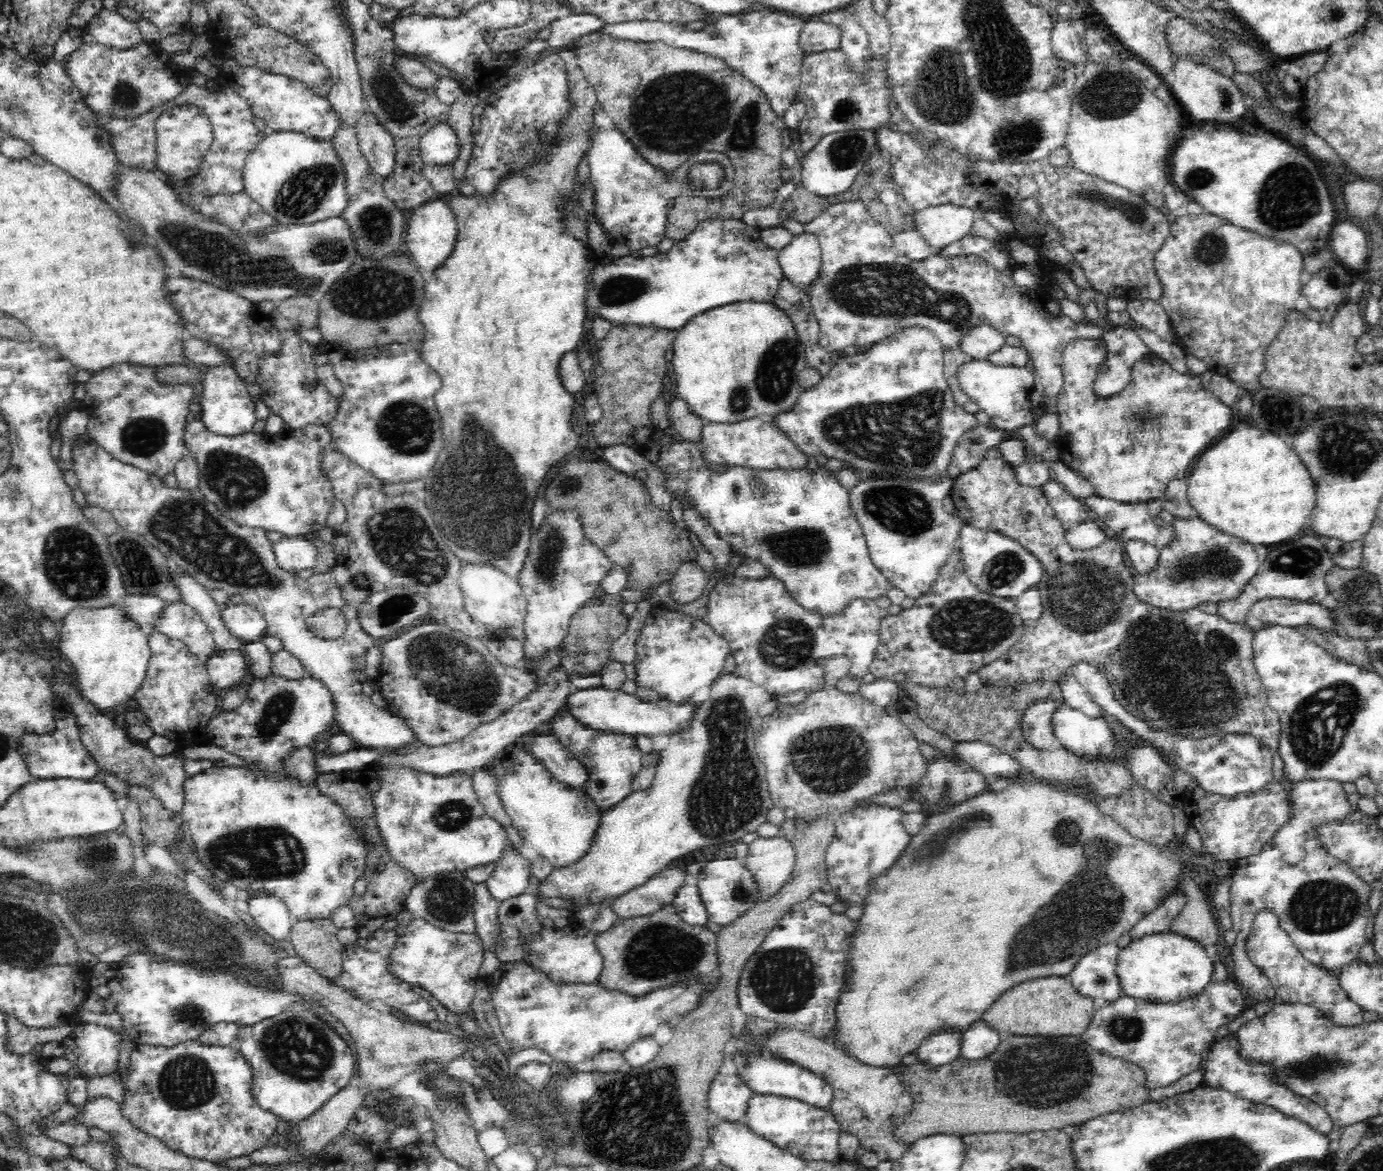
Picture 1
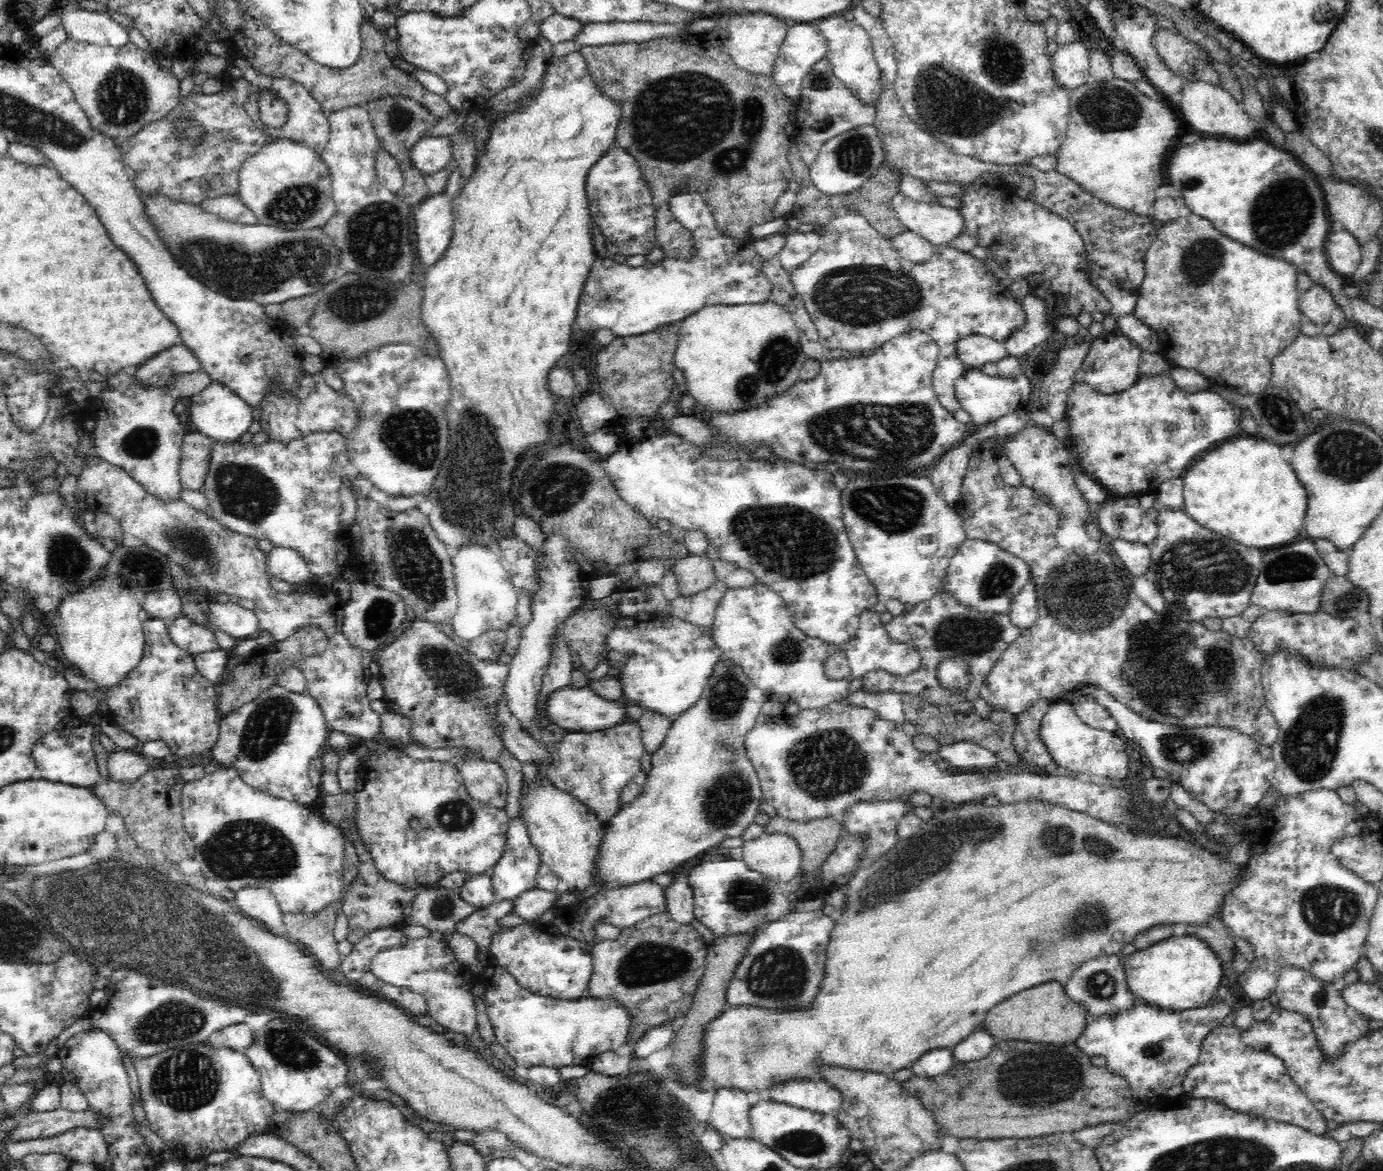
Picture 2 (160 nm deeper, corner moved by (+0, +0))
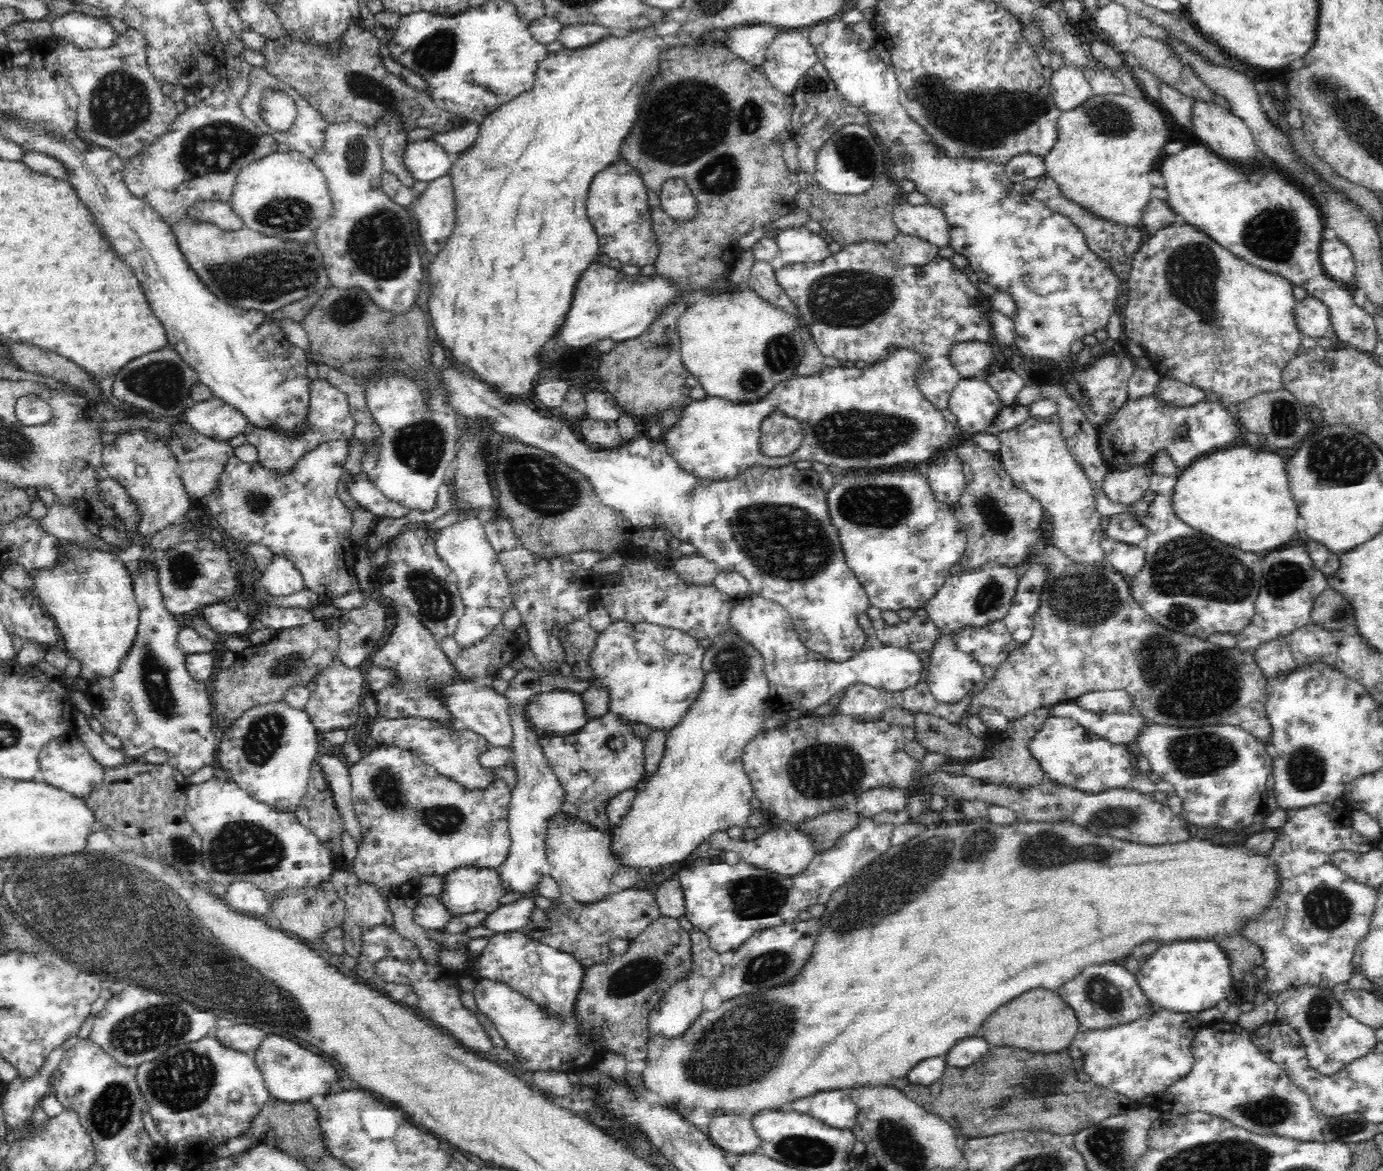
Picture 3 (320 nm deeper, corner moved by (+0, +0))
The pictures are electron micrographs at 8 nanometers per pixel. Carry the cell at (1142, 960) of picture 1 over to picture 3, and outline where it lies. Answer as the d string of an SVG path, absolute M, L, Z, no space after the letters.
M1180 940L1180 942L1168 942L1160 946L1152 956L1140 963L1140 969L1136 974L1137 985L1141 992L1149 1000L1158 1004L1162 1009L1168 1009L1176 1013L1195 1013L1216 1007L1219 1000L1227 998L1230 992L1233 977L1231 976L1231 966L1226 953L1213 940Z

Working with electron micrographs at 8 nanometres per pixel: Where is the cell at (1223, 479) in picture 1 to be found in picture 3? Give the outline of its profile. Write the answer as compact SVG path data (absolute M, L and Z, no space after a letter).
M1232 444L1198 458L1178 474L1172 504L1178 518L1192 528L1222 542L1228 542L1229 546L1250 550L1259 555L1286 546L1288 540L1292 540L1292 536L1296 534L1296 524L1300 518L1294 494L1290 492L1284 458L1276 452L1268 452L1266 448L1254 449Z

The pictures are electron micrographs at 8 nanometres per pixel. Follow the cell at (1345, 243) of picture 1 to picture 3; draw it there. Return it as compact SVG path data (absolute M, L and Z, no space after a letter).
M1323 239L1320 246L1320 260L1328 276L1350 285L1356 274L1356 261L1352 249L1340 239Z

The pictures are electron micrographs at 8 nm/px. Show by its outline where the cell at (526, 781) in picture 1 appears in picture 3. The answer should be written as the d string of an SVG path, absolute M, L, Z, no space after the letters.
M561 808L547 823L544 844L548 871L560 886L562 898L584 904L596 902L612 893L610 879L619 864L612 856L609 831L599 830L578 815L564 813Z

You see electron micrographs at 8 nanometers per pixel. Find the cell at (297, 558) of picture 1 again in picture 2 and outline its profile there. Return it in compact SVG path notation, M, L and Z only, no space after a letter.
M282 546L272 548L268 552L268 562L271 574L294 588L313 580L307 559L295 548Z

